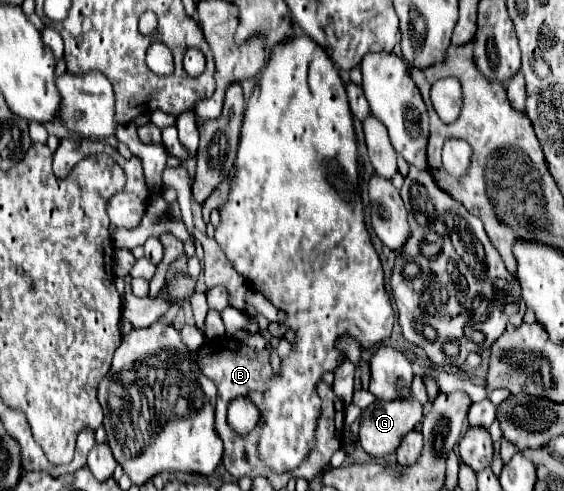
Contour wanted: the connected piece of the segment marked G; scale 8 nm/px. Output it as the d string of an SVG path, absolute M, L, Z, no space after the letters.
M389 400L389 402L373 402L365 412L359 428L359 444L371 456L387 456L399 448L403 436L411 432L423 420L423 406L417 400Z

